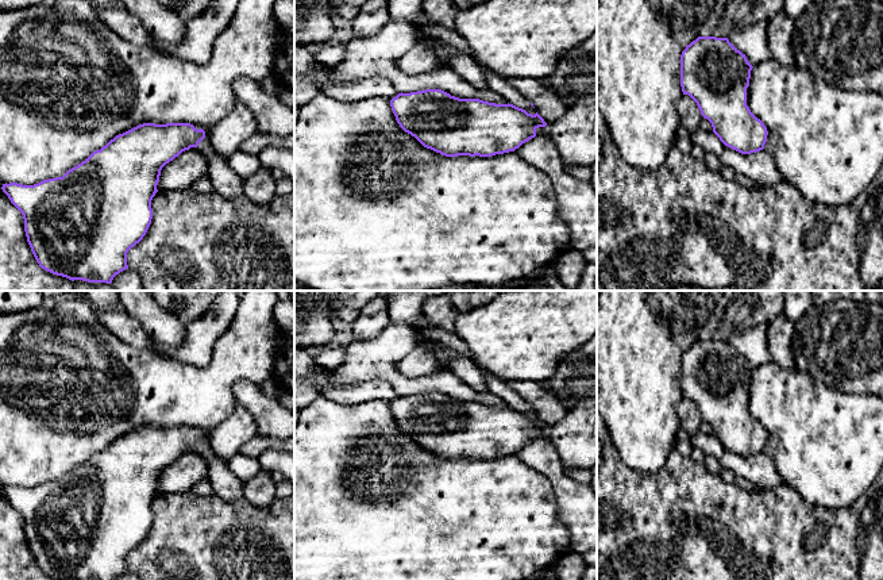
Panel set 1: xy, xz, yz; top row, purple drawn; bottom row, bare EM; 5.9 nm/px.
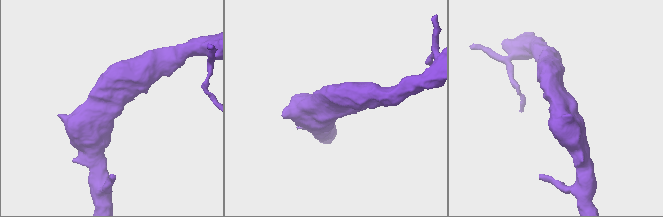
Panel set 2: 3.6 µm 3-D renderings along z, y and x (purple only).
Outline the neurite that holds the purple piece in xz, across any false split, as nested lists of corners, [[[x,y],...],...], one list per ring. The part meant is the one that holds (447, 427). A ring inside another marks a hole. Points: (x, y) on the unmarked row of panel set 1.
[[[442,392],[398,396],[390,403],[400,430],[446,460],[491,460],[514,454],[547,426],[513,407],[459,402]]]

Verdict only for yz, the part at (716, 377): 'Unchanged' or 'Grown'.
Unchanged

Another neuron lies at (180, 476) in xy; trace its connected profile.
[[[185,453],[162,470],[157,492],[158,495],[189,492],[209,473],[209,464],[204,454]]]

